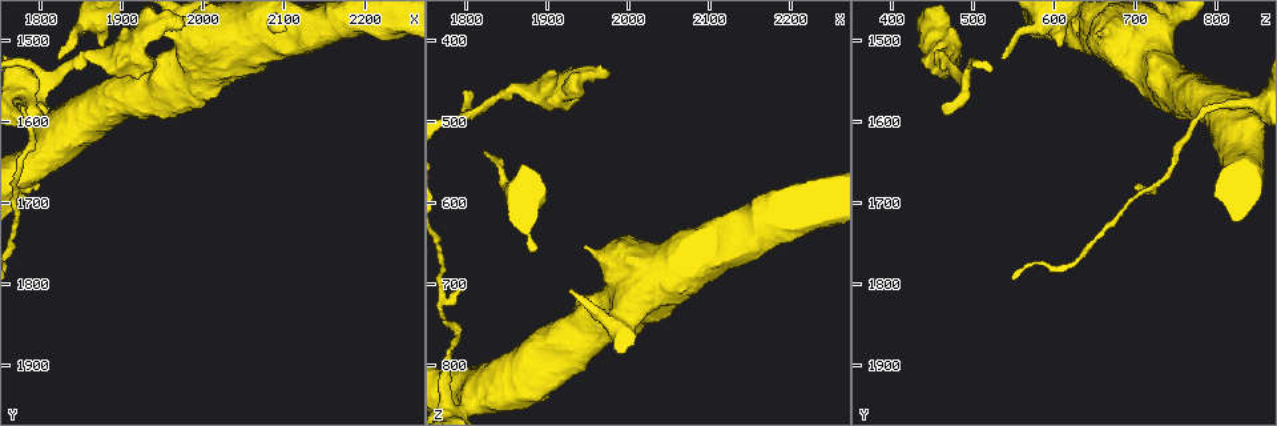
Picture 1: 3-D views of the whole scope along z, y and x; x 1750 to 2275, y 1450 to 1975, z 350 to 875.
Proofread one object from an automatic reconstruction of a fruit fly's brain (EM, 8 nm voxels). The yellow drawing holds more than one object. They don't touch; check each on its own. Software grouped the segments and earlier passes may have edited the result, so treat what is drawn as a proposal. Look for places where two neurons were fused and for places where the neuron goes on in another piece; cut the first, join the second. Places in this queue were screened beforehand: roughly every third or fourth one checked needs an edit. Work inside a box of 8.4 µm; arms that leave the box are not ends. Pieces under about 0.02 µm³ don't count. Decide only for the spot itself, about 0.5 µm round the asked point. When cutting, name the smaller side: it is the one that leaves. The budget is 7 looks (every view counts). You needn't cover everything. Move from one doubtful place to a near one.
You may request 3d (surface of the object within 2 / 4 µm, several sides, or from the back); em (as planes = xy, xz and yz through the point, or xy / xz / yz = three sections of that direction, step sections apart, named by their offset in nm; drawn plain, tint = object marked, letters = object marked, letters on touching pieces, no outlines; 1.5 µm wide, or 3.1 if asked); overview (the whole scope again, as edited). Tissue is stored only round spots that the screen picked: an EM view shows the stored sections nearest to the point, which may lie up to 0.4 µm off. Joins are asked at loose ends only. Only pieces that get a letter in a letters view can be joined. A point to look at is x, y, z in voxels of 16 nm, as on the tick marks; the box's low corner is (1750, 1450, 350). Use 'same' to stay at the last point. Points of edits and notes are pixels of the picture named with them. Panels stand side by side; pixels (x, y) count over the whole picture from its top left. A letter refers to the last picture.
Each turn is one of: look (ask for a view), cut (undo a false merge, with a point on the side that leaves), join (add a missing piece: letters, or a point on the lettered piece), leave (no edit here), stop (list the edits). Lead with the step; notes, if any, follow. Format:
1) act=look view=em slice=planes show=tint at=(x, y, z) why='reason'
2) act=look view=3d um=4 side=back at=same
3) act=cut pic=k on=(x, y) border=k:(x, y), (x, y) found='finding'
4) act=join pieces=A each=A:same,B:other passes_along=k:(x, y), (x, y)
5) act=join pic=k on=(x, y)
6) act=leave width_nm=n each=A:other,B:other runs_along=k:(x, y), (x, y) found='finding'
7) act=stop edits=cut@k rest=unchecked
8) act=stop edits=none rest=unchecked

act=look view=em slice=xz step=8 show=letters at=(1950, 1495, 655) why='branch stops here'

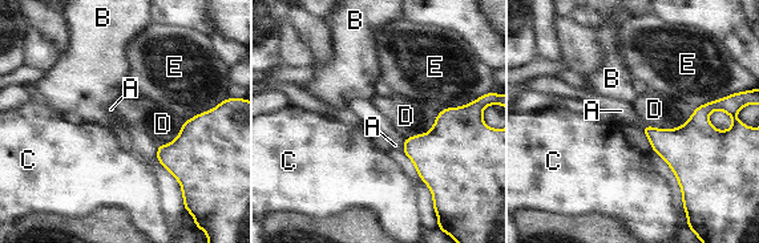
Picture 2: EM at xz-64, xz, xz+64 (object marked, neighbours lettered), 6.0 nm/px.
act=leave each=A:other,B:other,C:other,D:other,E:other border=2:(690, 116), (670, 129), (644, 124) found='none of them fits'

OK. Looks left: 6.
act=look view=3d um=2 side=back at=(1800, 1680, 700) why='thin end'

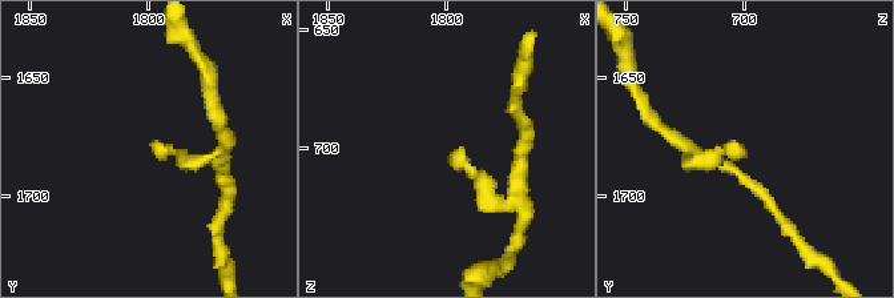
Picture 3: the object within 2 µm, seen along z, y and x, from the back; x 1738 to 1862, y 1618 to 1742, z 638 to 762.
act=look view=em slice=planes show=letters at=(1800, 1680, 701)

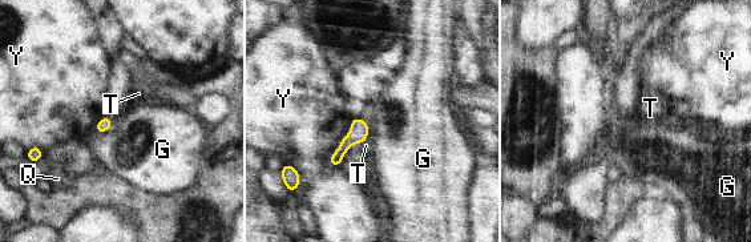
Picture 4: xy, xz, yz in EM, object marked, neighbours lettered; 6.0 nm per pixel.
act=leave longest_contact=G:140nm each=G:other,Q:other,T:other,Y:other runs_along=4:(364, 125), (344, 145), (332, 162) found='no lettered piece goes on from it'

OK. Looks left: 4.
act=look view=3d um=2 at=(1805, 1585, 460) why='thin end'

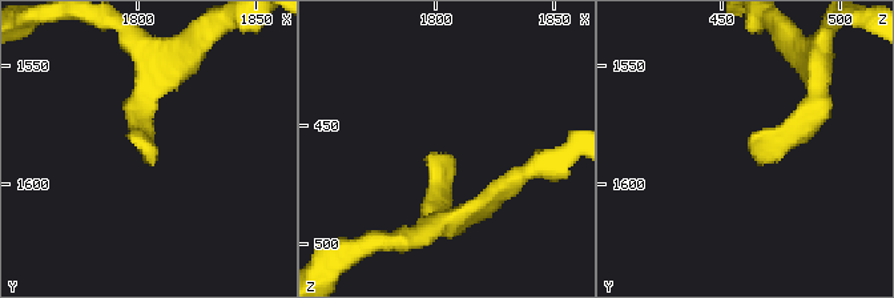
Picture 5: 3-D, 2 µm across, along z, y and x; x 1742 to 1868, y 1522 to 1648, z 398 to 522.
act=look view=em slice=planes show=tint at=(1806, 1587, 463)

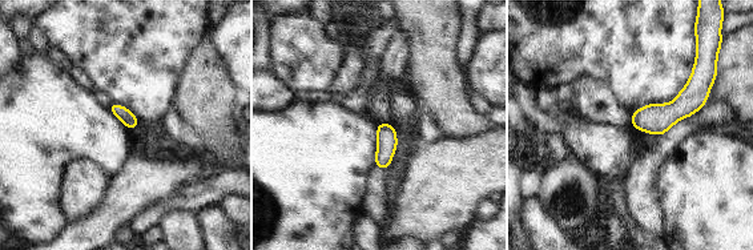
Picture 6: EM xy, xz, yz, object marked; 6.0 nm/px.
act=look view=em slice=planes show=letters at=same why='what lies round it'

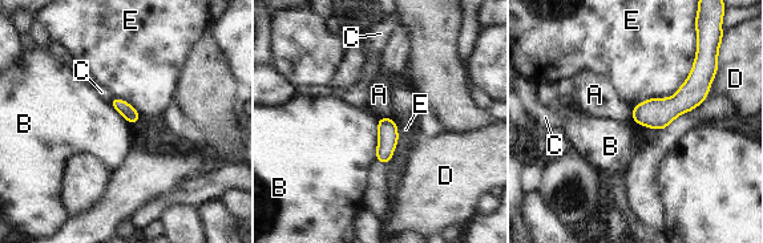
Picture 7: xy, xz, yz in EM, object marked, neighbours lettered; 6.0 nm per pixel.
act=leave each=A:other,B:other,C:other,D:other,E:other border=7:(379, 118), (376, 157), (374, 160) found='no lettered piece goes on from it'

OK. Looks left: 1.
act=stop edits=none rest=unchecked

